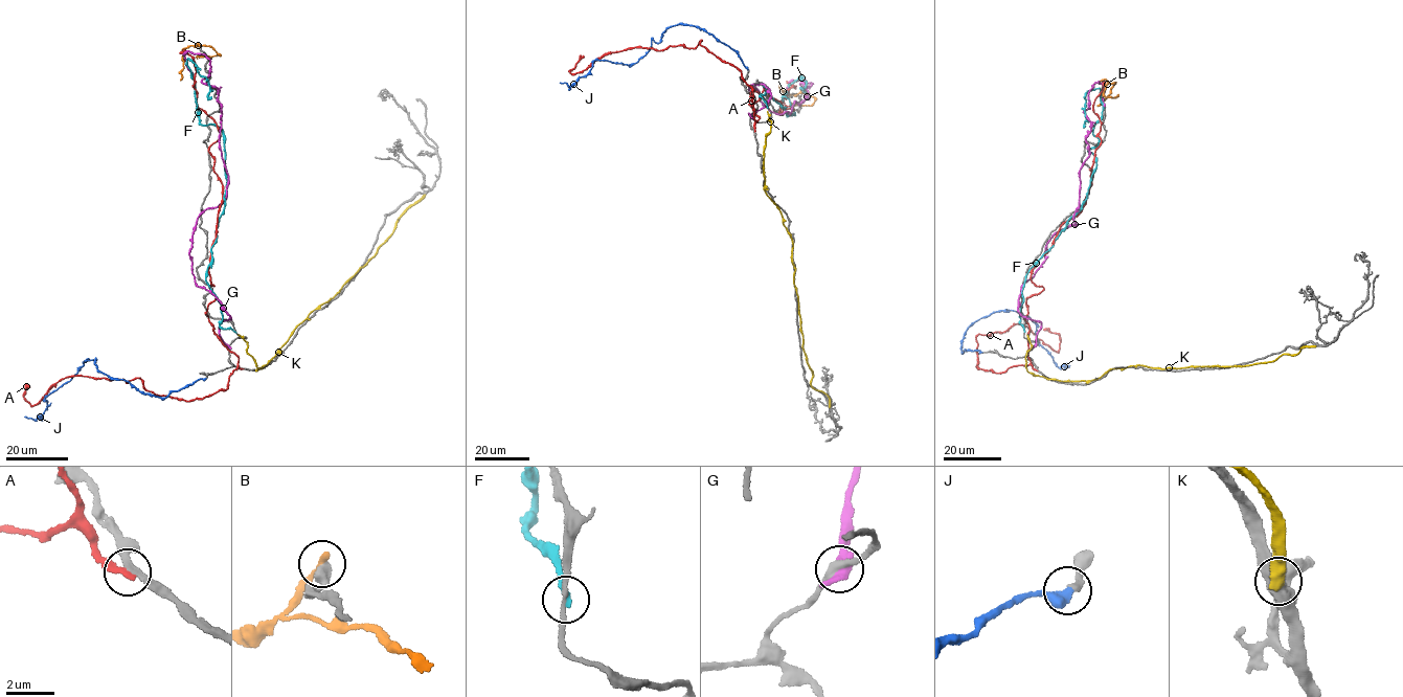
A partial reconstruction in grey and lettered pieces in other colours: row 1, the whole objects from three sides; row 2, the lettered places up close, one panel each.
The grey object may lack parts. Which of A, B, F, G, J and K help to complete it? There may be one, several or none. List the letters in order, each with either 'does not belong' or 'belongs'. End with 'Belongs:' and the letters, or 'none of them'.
A: does not belong
B: does not belong
F: does not belong
G: does not belong
J: belongs
K: does not belong
Belongs: J

